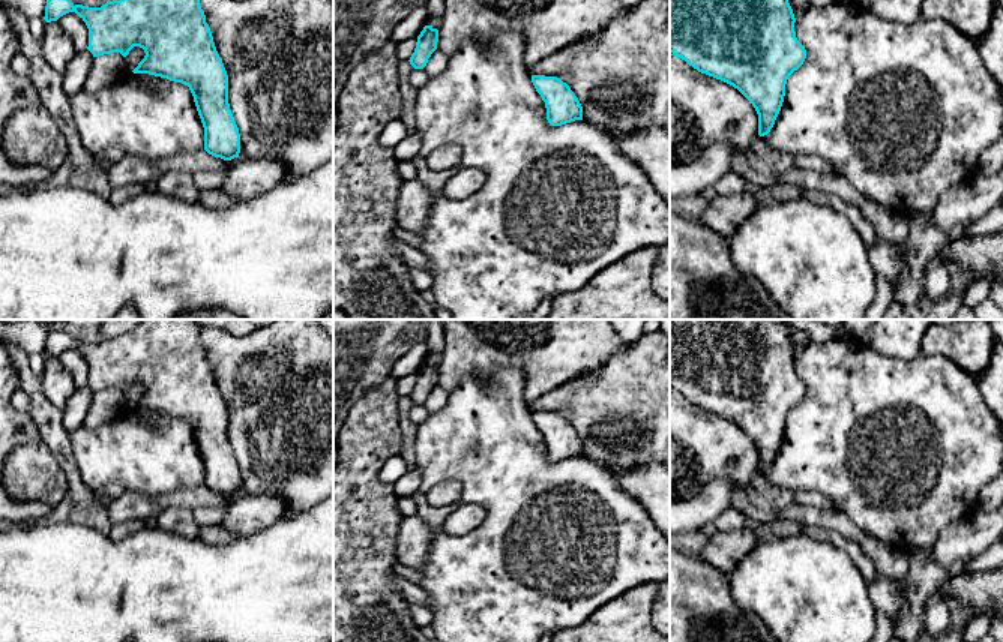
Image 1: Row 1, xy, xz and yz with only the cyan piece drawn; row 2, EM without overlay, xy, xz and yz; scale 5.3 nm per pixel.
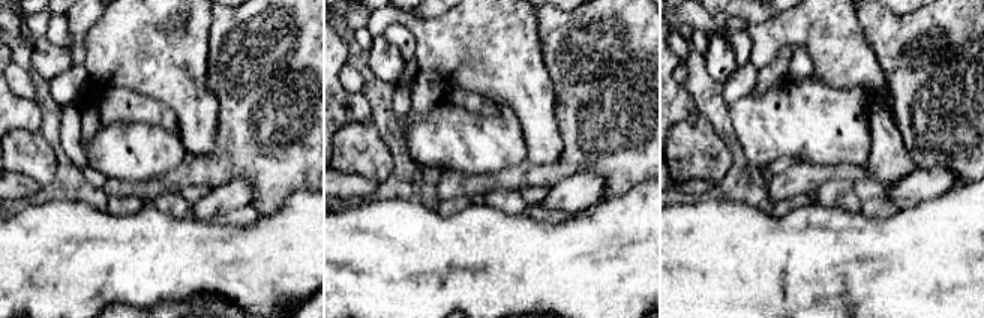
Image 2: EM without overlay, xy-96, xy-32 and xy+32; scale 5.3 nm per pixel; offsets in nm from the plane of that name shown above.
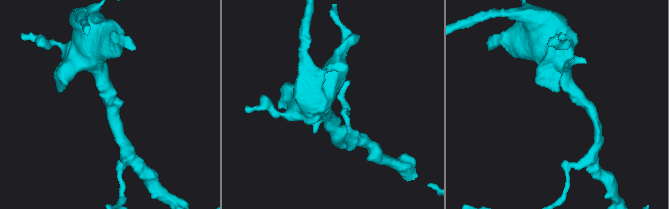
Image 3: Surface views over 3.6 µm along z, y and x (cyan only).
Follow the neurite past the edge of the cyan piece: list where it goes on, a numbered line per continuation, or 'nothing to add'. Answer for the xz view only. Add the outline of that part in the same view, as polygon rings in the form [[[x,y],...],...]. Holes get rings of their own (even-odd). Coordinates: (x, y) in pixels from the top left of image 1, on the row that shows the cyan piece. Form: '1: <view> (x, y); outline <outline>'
nothing to add

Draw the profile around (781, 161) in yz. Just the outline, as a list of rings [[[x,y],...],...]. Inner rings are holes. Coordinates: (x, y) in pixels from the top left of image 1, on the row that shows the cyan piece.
[[[758,134],[752,138],[749,152],[754,154],[751,162],[754,170],[763,174],[781,176],[791,165],[791,158],[787,153],[766,147]]]

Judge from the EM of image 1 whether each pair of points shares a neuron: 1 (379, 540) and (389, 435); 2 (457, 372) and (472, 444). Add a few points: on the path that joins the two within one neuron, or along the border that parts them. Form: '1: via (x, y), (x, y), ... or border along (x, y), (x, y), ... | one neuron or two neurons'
1: via (370, 515), (370, 461) | one neuron
2: border along (464, 375), (449, 393) | two neurons

